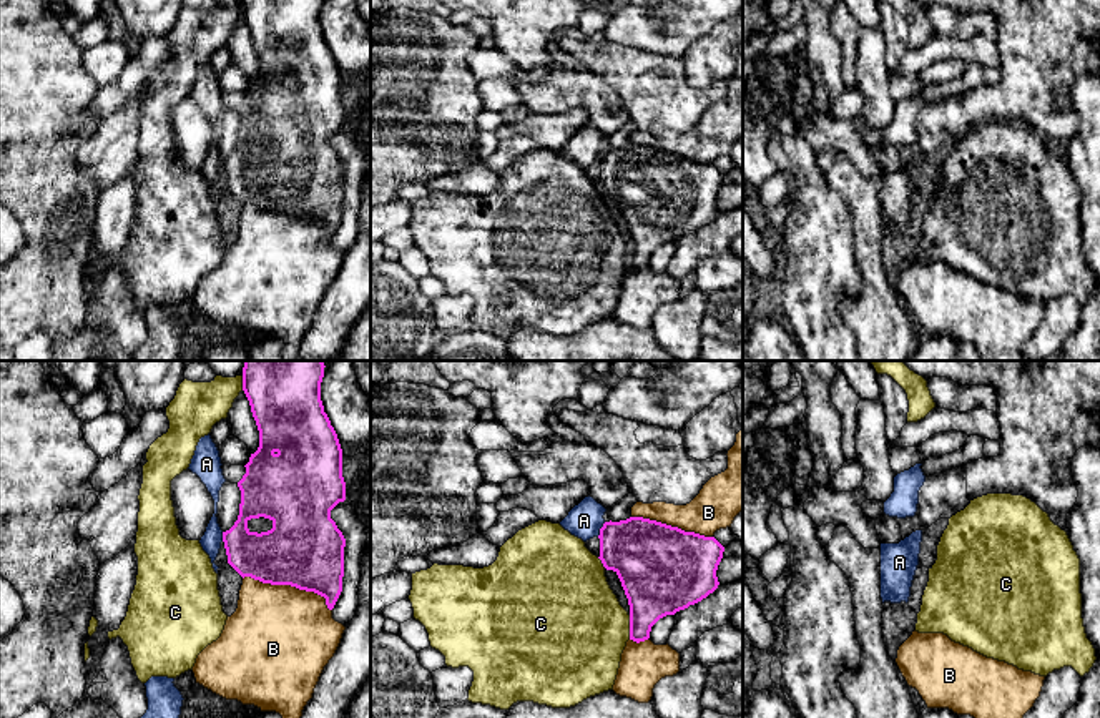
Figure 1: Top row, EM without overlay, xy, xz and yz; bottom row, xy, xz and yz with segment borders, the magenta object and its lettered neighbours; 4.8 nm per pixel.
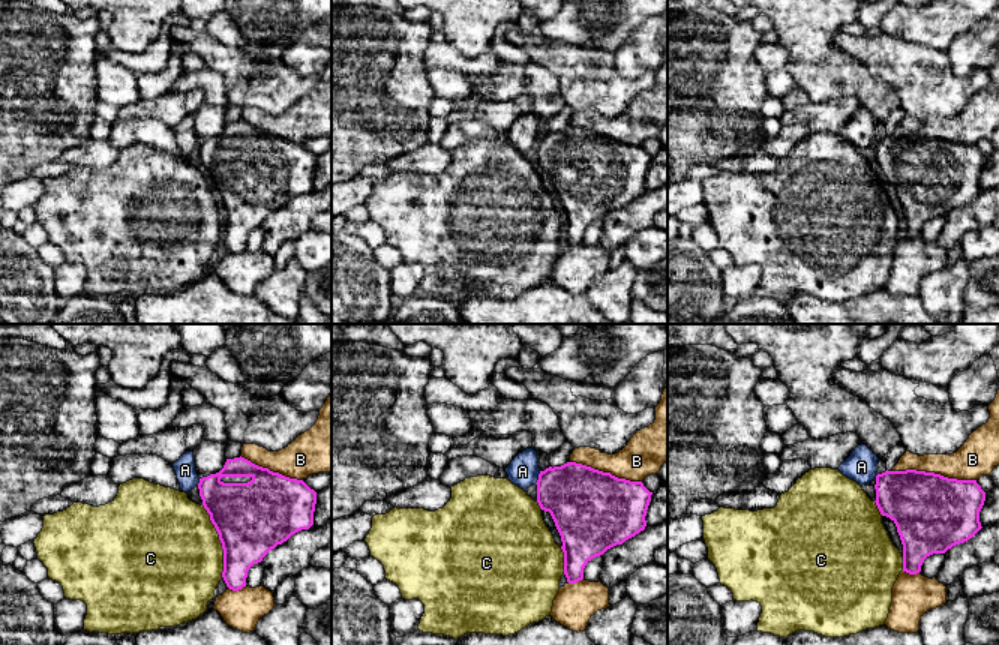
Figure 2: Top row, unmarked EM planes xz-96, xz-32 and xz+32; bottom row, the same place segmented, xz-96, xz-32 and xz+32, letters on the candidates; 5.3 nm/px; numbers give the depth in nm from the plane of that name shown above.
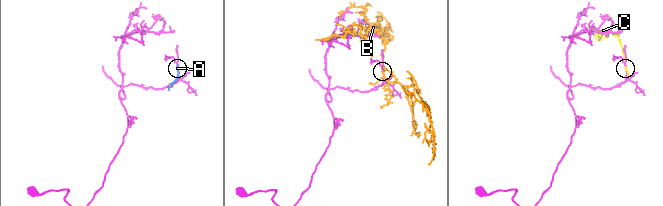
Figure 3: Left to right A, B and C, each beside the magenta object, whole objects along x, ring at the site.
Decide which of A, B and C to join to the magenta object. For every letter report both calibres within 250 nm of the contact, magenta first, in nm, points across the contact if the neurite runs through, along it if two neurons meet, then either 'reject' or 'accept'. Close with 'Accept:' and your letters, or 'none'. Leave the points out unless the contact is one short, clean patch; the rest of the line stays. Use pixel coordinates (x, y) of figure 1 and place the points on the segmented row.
A: 340 nm thick on the magenta side, 170 nm on the other; border along xz (605, 522), (597, 536); reject
B: 380 nm thick on the magenta side, 480 nm on the other; reject
C: 320 nm thick on the magenta side, 480 nm on the other; reject
Accept: none

